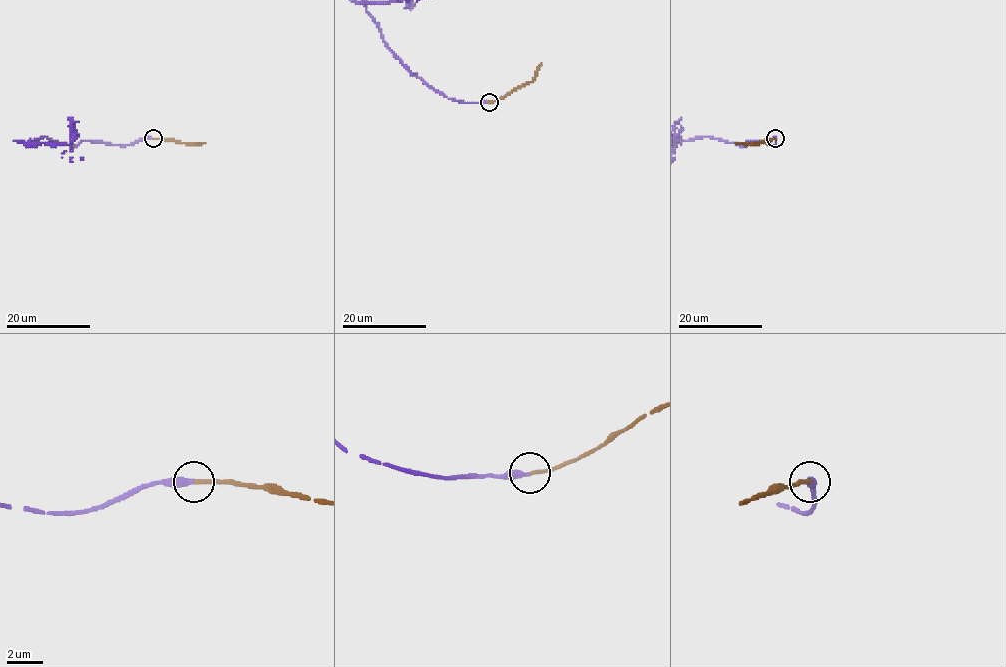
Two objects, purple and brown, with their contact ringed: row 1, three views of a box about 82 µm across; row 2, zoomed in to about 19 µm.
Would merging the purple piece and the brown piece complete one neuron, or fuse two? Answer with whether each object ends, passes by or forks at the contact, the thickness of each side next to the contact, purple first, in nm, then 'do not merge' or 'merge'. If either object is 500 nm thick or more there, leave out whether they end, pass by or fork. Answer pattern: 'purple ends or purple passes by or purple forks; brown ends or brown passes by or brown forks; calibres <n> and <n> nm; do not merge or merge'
purple ends; brown ends; calibres 340 and 200 nm; merge

